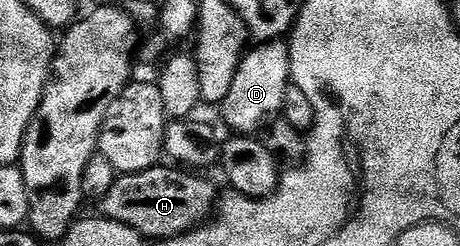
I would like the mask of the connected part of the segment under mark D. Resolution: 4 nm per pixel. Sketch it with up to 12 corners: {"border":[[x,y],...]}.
{"border":[[284,40],[241,58],[222,119],[253,135],[281,113],[292,76]]}

